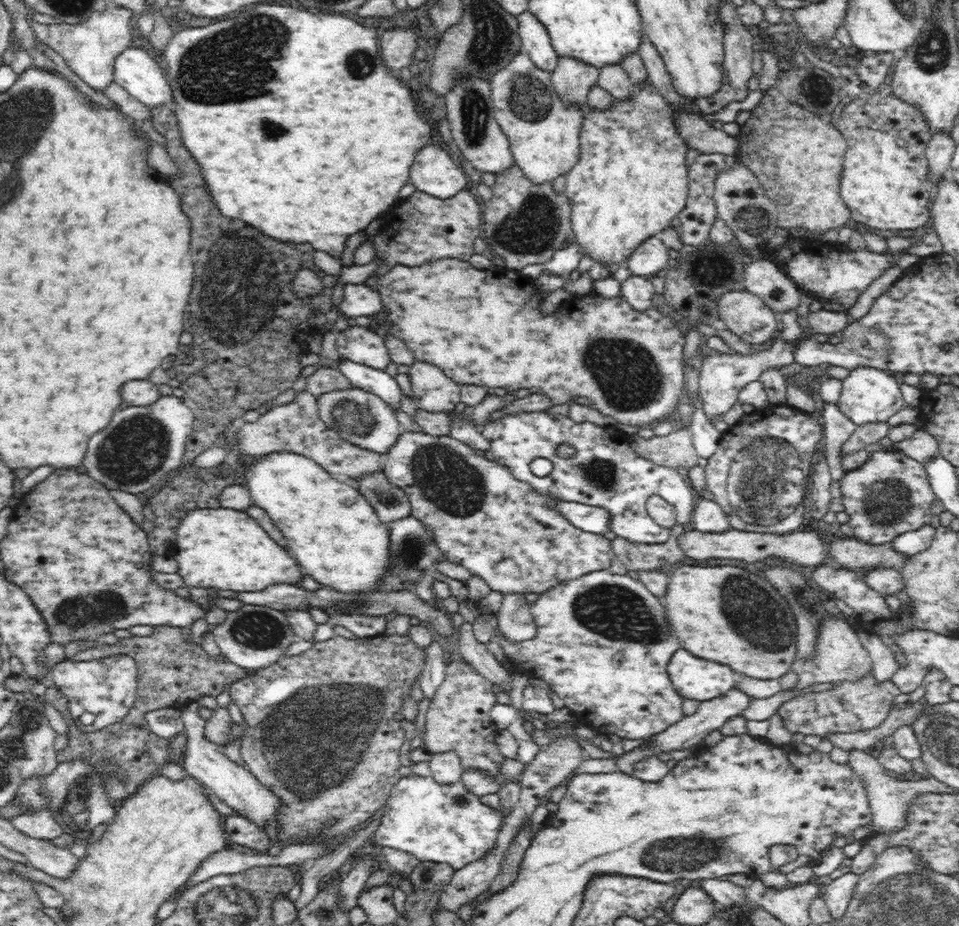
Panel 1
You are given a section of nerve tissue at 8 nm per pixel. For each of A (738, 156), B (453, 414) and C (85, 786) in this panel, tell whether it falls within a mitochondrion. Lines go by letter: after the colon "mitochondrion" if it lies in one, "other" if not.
A: other
B: other
C: mitochondrion

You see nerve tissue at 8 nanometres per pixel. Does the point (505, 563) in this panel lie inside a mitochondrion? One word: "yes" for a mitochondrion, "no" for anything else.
no

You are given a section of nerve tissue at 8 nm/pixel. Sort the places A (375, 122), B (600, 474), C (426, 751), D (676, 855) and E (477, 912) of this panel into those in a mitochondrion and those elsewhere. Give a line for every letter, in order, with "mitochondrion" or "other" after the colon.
A: other
B: mitochondrion
C: other
D: mitochondrion
E: other

